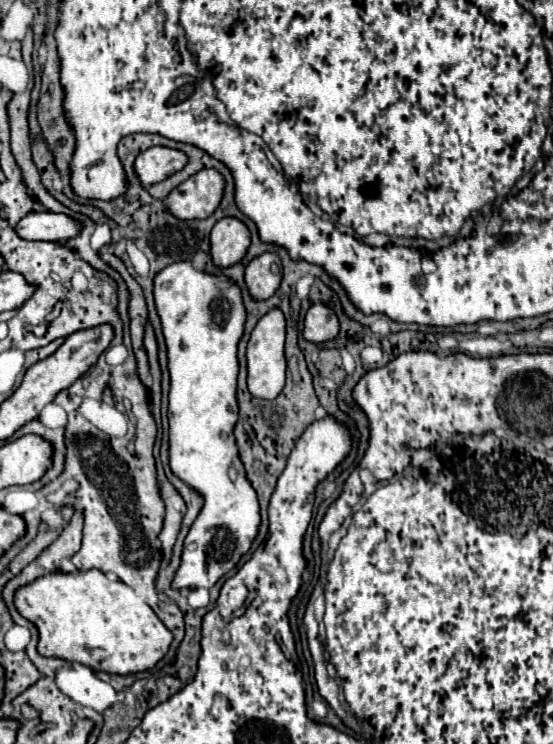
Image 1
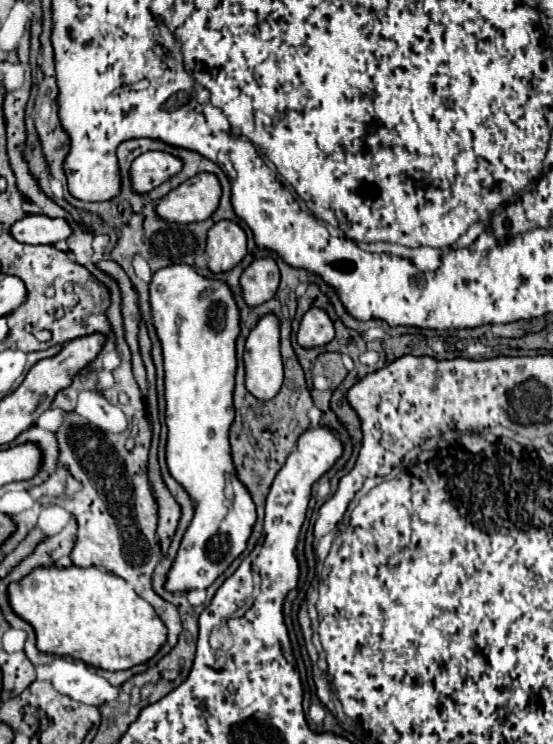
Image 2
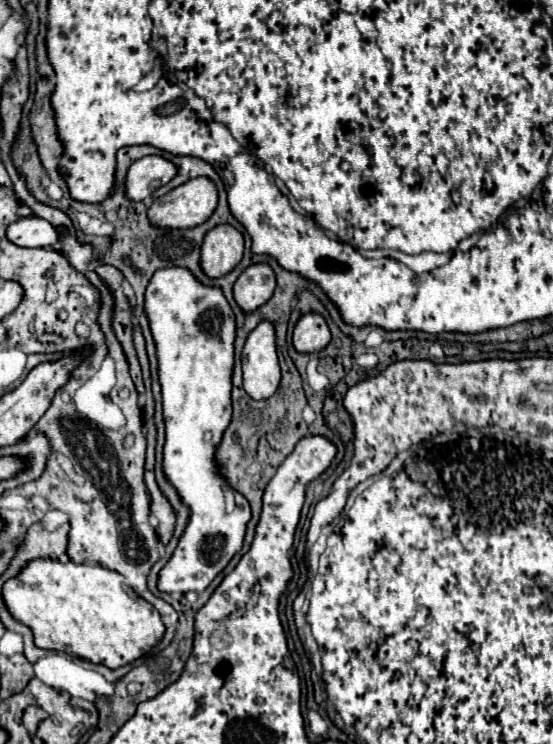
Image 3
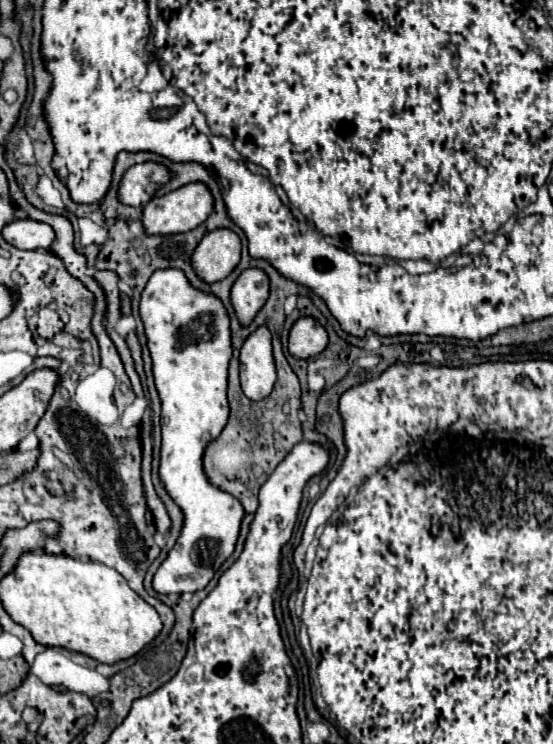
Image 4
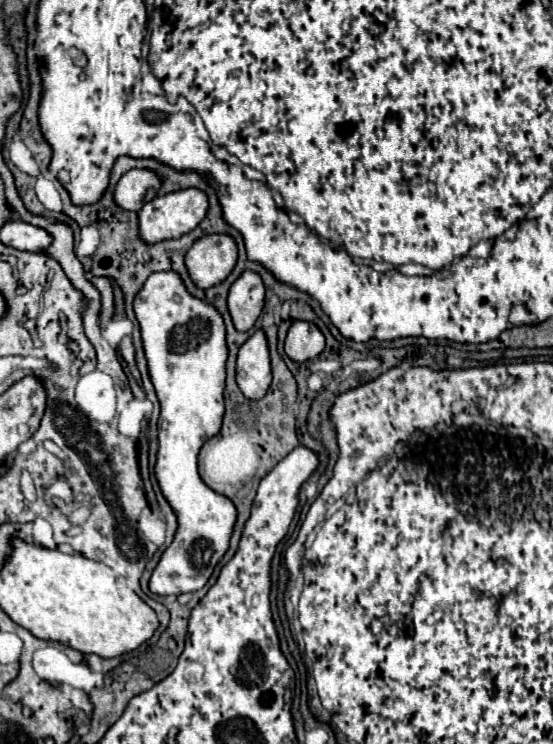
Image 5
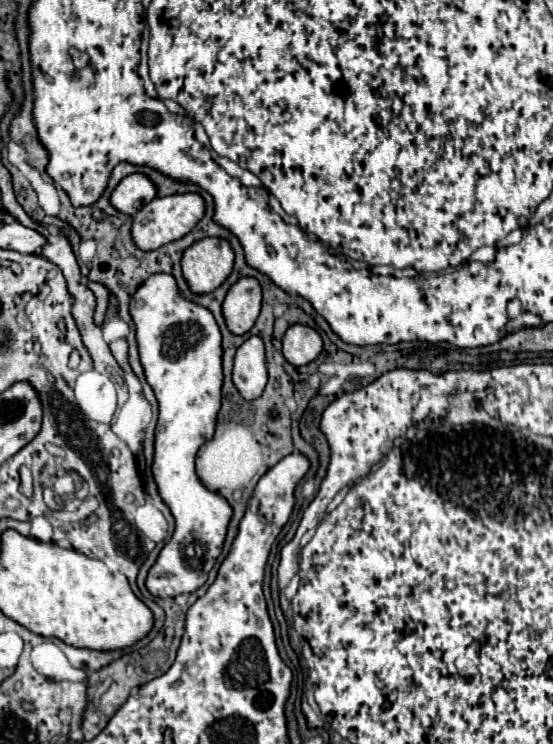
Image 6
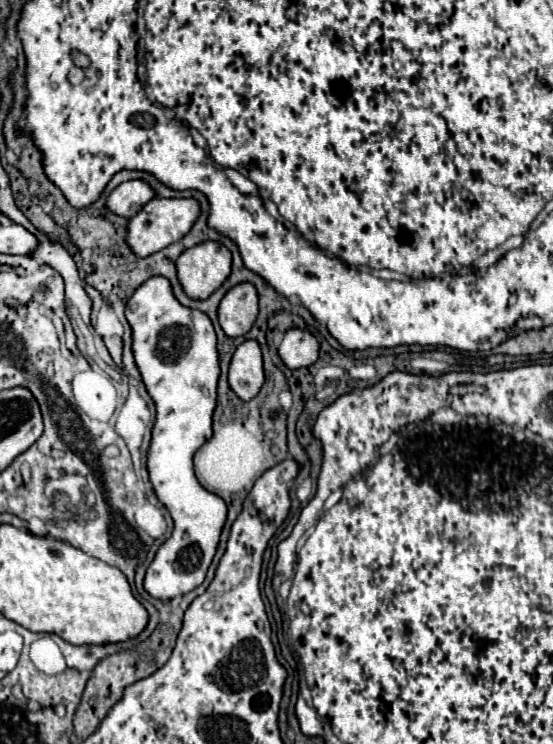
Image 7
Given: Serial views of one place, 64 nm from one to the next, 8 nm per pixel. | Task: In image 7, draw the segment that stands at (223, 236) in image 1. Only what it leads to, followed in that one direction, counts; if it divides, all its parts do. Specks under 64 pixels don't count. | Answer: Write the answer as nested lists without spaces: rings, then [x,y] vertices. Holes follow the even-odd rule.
[[[206,240],[188,248],[176,260],[178,278],[184,292],[194,300],[208,298],[228,278],[232,266],[232,254],[220,242]]]

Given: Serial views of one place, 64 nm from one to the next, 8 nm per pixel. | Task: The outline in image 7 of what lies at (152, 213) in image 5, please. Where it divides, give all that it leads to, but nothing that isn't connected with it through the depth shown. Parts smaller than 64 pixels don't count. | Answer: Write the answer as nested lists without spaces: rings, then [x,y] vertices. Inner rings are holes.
[[[152,198],[130,222],[128,222],[128,246],[138,256],[150,256],[172,242],[186,236],[192,224],[200,216],[200,204],[194,198]]]

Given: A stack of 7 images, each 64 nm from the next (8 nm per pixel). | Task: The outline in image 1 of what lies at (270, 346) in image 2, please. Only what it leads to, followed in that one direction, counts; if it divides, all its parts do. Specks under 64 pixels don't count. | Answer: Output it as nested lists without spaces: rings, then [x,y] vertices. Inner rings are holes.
[[[272,308],[266,316],[262,316],[252,330],[250,342],[248,342],[248,390],[256,398],[274,400],[286,382],[286,356],[284,356],[284,344],[286,344],[286,318],[280,312],[280,308]]]

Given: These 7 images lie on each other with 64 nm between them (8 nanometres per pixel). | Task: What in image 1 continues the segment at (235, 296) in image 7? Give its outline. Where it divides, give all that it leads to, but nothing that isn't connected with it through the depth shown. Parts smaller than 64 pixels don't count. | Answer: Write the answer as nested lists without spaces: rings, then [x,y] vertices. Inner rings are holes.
[[[264,252],[246,266],[246,284],[254,300],[270,298],[282,280],[282,262],[276,252]]]

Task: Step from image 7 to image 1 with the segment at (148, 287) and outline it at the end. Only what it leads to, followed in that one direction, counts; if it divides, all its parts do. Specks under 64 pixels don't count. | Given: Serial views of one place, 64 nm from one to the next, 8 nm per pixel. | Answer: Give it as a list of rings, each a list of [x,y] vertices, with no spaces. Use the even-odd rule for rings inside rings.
[[[188,260],[166,266],[154,278],[154,300],[162,320],[162,332],[168,348],[168,370],[170,370],[170,468],[172,472],[204,496],[204,506],[192,524],[182,552],[182,564],[172,582],[174,588],[210,588],[226,572],[230,572],[238,560],[250,550],[260,530],[260,504],[252,484],[248,482],[246,468],[238,454],[234,438],[234,426],[238,422],[238,342],[244,334],[246,308],[242,302],[240,286],[228,276],[214,276],[196,270]]]

